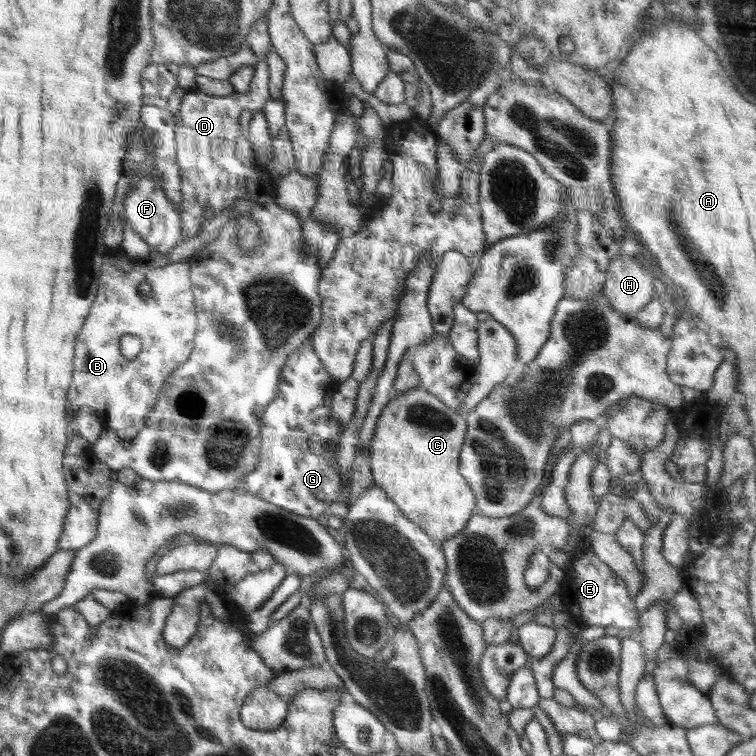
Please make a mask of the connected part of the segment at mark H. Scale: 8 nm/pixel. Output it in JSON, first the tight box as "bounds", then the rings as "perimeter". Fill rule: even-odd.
{"bounds":[603,253,654,317],"perimeter":[[[618,253],[606,269],[603,293],[612,310],[634,317],[654,295],[653,278],[640,261]]]}

